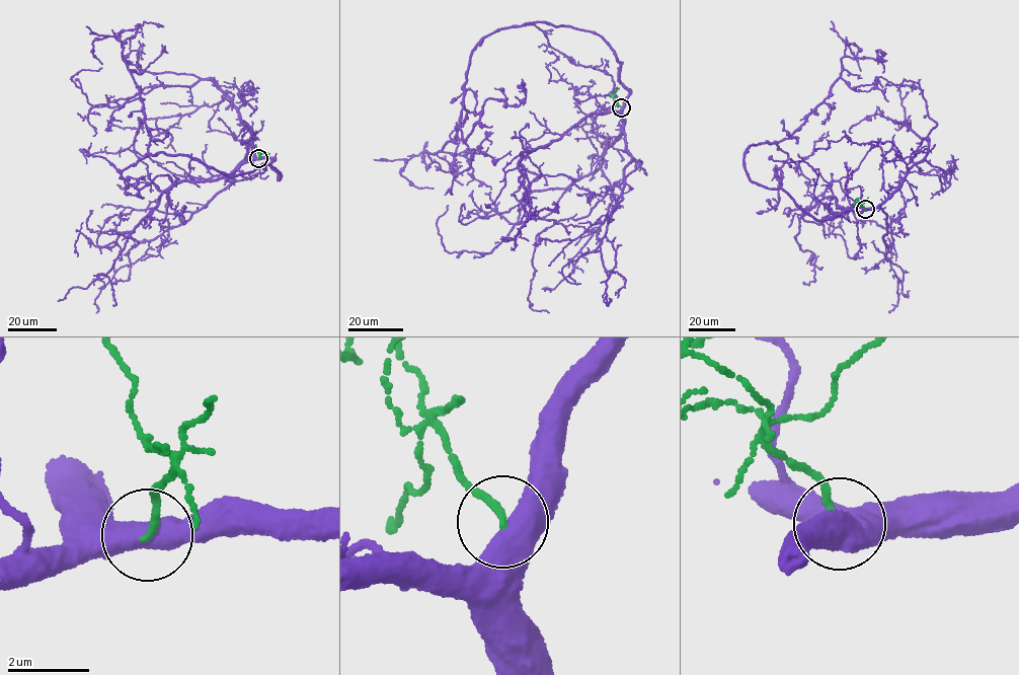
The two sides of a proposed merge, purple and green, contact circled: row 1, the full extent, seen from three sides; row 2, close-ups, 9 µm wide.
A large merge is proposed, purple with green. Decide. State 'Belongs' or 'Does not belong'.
Belongs

